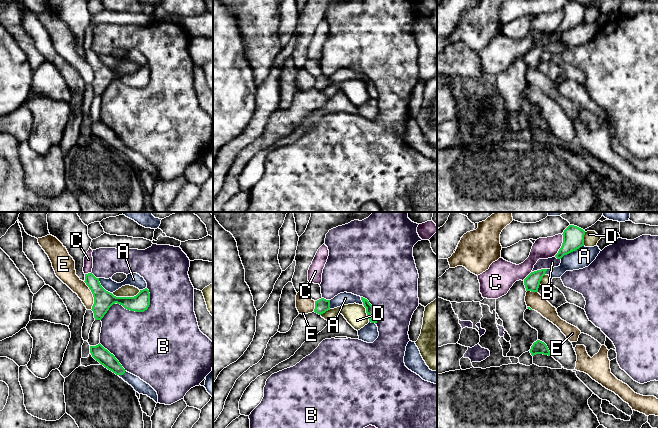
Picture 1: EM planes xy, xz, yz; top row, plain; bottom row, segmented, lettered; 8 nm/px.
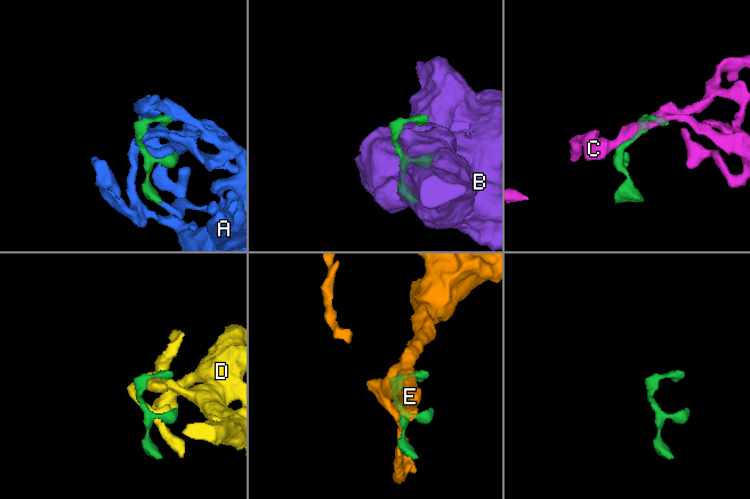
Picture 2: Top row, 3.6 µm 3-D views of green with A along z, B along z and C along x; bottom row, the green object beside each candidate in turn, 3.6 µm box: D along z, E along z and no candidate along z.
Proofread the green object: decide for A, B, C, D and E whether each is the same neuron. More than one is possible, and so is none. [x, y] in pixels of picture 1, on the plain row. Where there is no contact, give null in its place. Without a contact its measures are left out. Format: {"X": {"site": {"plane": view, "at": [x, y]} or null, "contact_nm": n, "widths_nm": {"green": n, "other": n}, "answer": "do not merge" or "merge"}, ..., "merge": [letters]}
{"A": {"site": {"plane": "yz", "at": [571, 27]}, "contact_nm": 220, "widths_nm": {"green": 180, "other": 160}, "answer": "merge"}, "B": {"site": {"plane": "xy", "at": [141, 87]}, "contact_nm": 280, "widths_nm": {"green": 140, "other": 500}, "answer": "do not merge"}, "C": {"site": {"plane": "yz", "at": [562, 21]}, "contact_nm": 200, "widths_nm": {"green": 180, "other": 170}, "answer": "do not merge"}, "D": {"site": {"plane": "xy", "at": [125, 73]}, "contact_nm": 240, "widths_nm": {"green": 160, "other": 100}, "answer": "do not merge"}, "E": {"site": {"plane": "xy", "at": [93, 71]}, "contact_nm": 240, "widths_nm": {"green": 160, "other": 120}, "answer": "do not merge"}, "merge": ["A"]}

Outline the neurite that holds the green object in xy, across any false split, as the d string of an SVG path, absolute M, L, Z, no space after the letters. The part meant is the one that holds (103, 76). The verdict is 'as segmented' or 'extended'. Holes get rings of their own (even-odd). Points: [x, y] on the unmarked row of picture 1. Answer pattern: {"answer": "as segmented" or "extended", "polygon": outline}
{"answer": "extended", "polygon": "M91 48L85 50L84 58L94 73L94 80L91 86L94 89L95 96L101 96L109 84L115 79L122 81L127 86L135 88L144 88L150 81L150 69L147 65L147 59L137 49L130 49L123 58L117 59L111 54L96 54ZM125 61L134 62L140 68L134 73L116 73L112 70Z"}

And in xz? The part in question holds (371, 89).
{"answer": "extended", "polygon": "M344 68L338 70L331 76L321 74L315 77L314 88L321 91L330 85L354 79L363 81L366 84L367 93L369 95L369 99L358 106L359 116L373 119L379 112L378 103L376 101L378 93L375 85L367 75L352 69Z"}

